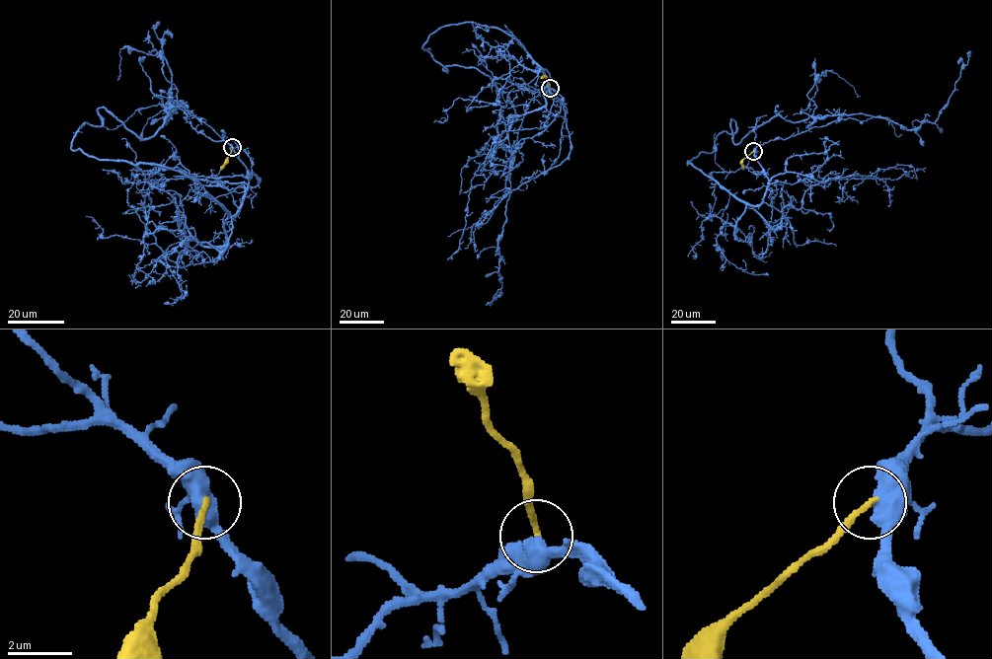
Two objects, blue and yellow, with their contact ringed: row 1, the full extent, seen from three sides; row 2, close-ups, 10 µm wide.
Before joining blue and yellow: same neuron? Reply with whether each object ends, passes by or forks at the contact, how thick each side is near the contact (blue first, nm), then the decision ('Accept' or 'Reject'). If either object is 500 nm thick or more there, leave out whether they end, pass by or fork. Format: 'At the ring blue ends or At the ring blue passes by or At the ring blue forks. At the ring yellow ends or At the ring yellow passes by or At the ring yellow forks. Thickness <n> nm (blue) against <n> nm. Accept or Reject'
At the ring blue forks. At the ring yellow ends. Thickness 420 nm (blue) against 180 nm. Reject

